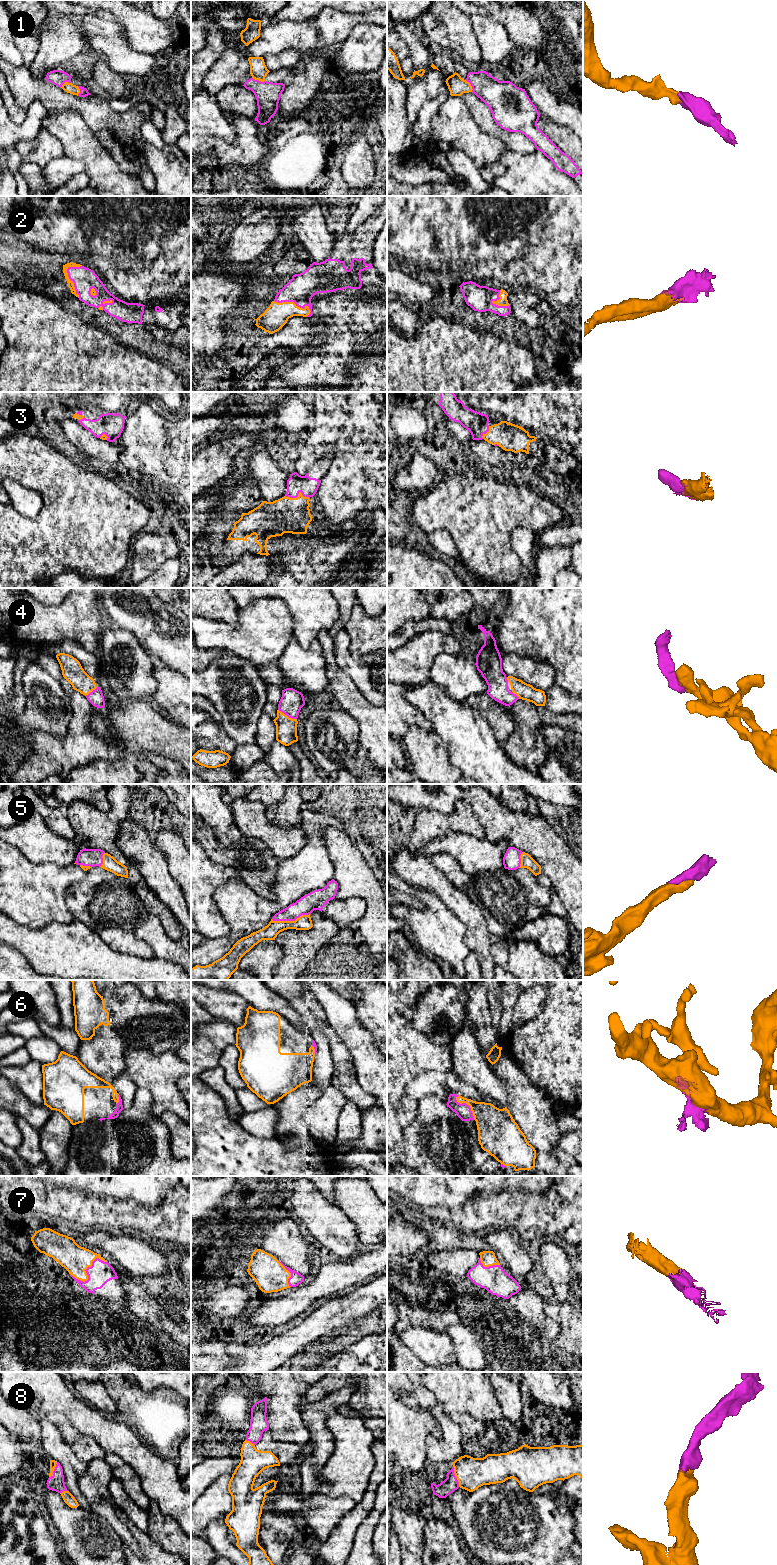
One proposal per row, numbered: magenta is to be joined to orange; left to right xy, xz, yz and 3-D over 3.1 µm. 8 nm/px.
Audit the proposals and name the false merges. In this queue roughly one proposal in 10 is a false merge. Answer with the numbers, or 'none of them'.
none of them

